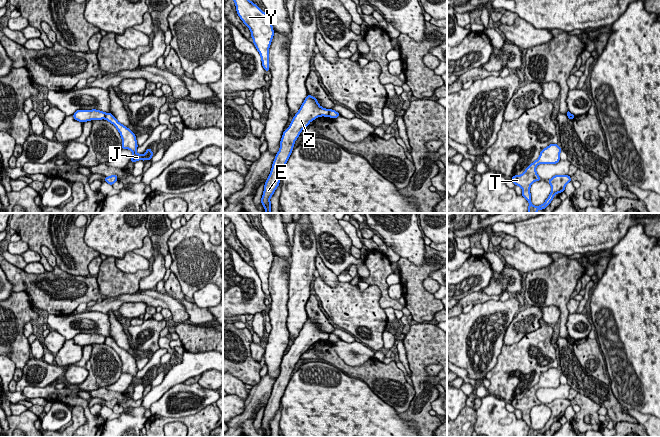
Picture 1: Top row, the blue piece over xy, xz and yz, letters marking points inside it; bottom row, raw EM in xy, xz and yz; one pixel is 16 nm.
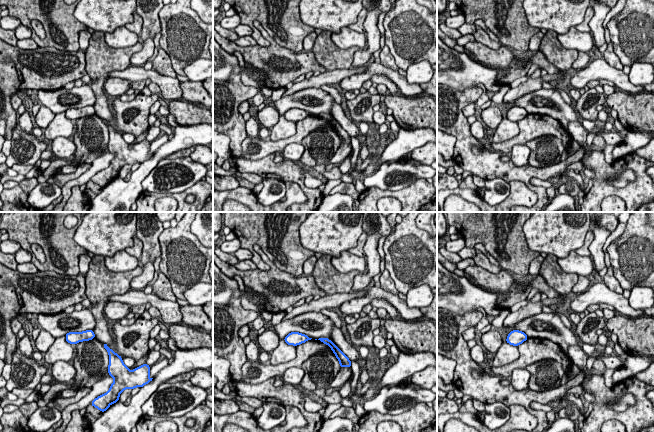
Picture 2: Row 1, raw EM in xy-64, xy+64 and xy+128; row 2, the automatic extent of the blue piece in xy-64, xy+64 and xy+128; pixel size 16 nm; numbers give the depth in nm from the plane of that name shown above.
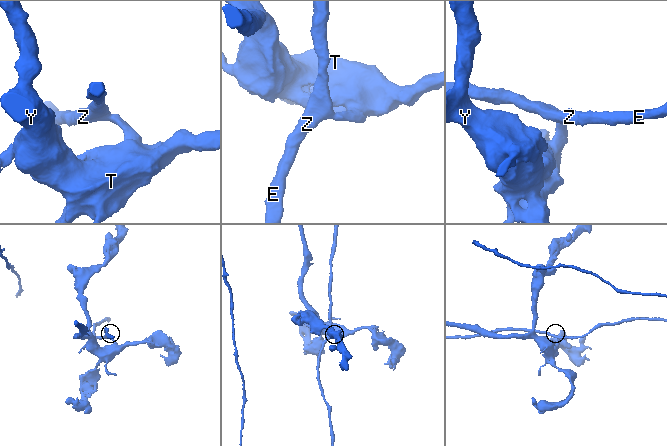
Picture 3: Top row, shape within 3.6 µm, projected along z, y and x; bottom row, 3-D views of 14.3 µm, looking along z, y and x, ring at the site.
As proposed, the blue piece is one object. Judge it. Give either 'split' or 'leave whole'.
split

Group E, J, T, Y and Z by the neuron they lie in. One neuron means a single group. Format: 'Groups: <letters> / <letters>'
Groups: E Z / J T Y

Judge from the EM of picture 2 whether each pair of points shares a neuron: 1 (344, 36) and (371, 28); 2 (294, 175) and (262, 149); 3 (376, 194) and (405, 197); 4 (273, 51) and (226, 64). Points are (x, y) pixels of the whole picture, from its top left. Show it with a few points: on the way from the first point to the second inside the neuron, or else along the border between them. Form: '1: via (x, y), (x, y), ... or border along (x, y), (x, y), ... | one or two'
1: border along (365, 35), (367, 43) | two
2: border along (276, 153), (270, 153), (257, 159), (245, 159) | two
3: via (383, 193), (398, 194) | one
4: border along (223, 49), (233, 54) | two

